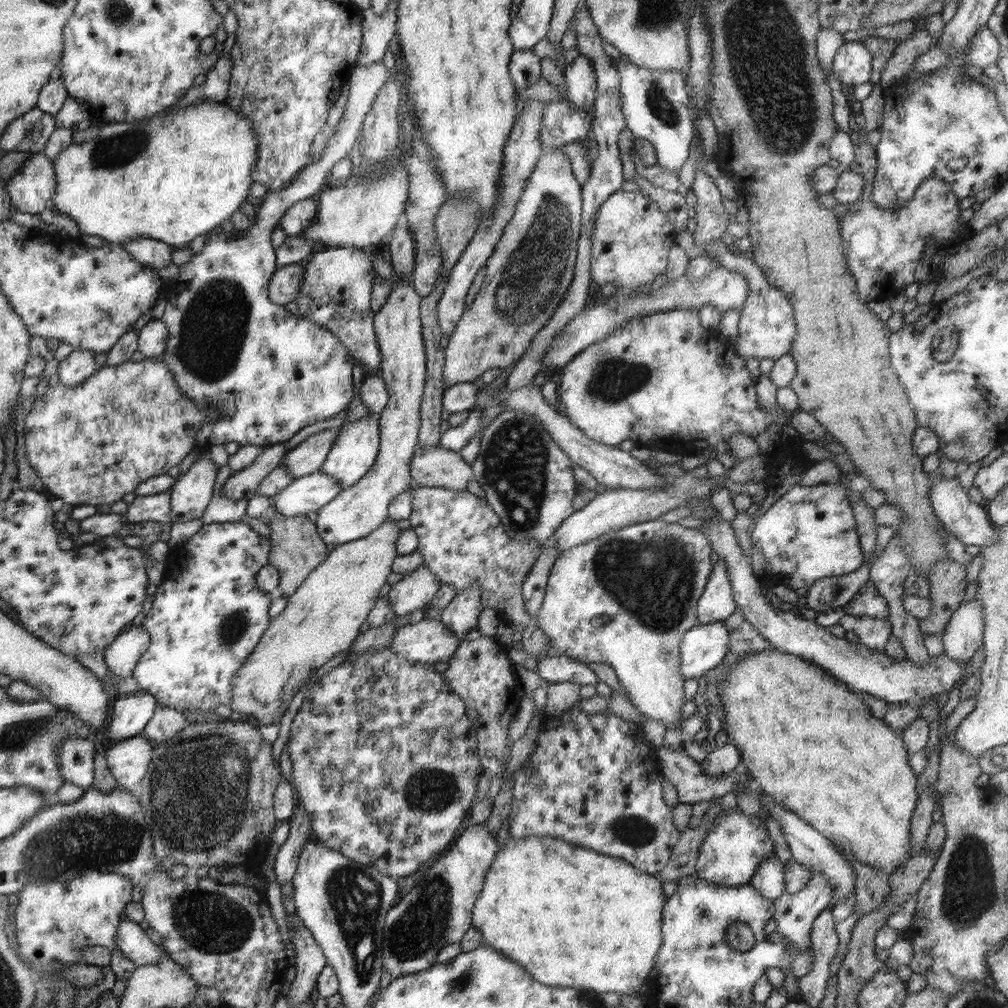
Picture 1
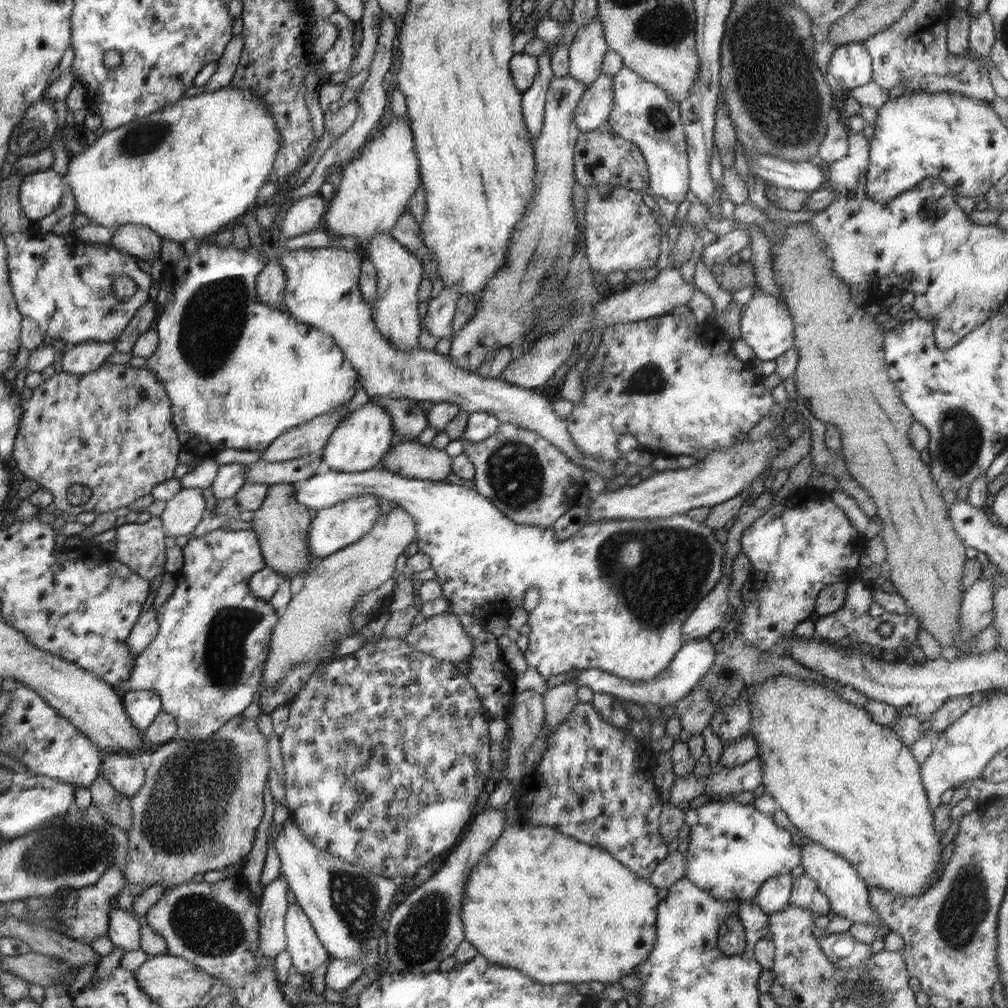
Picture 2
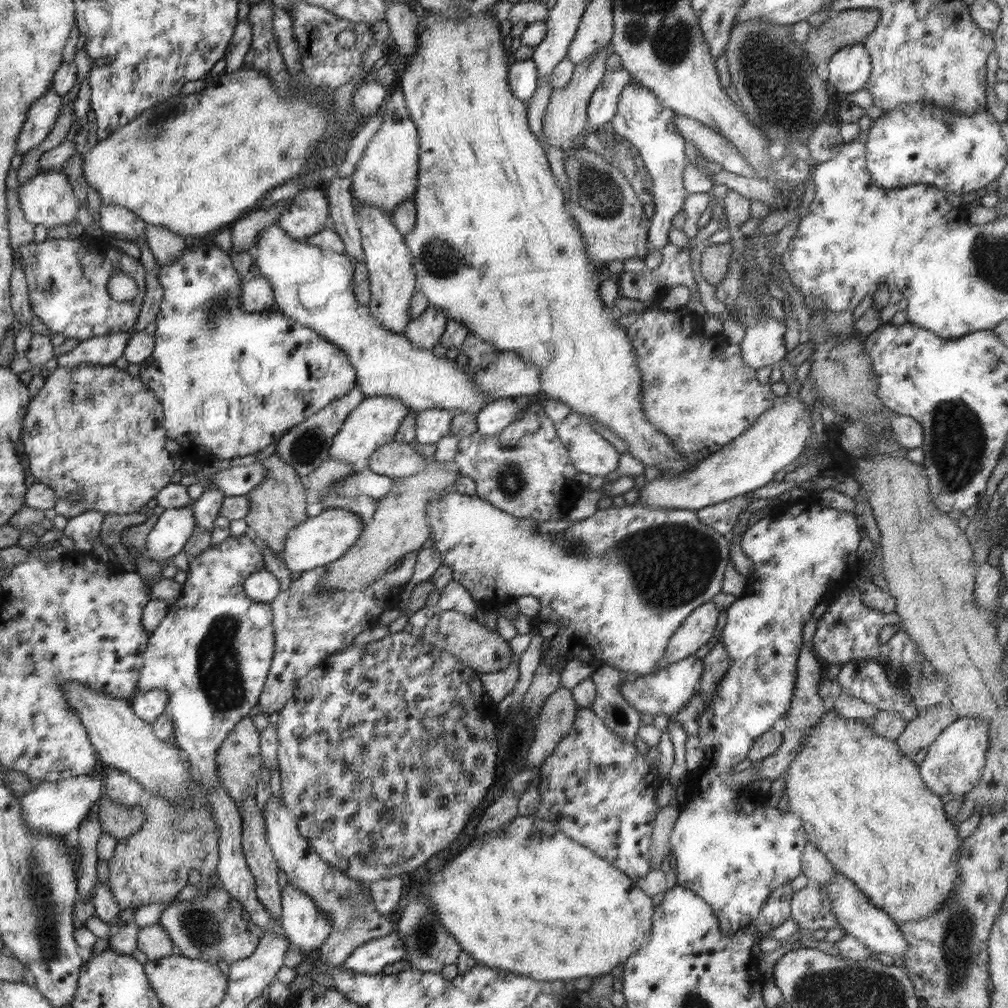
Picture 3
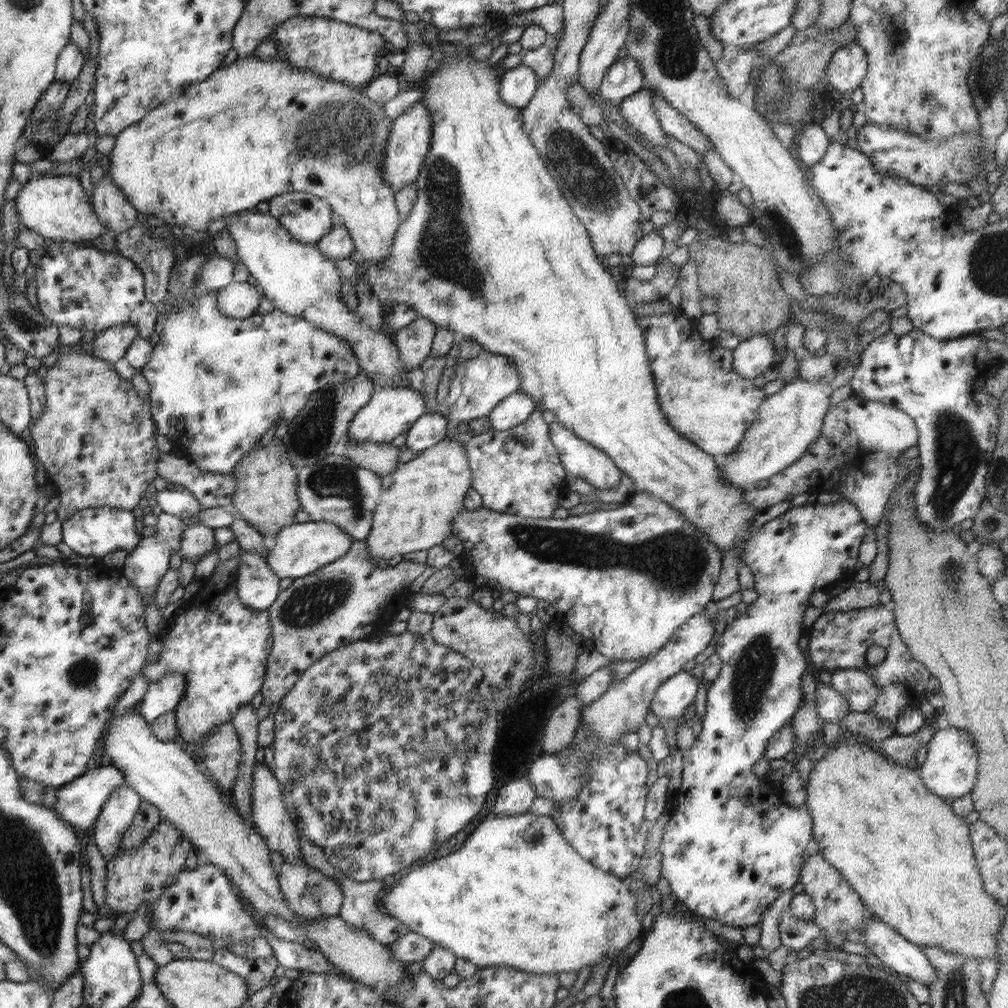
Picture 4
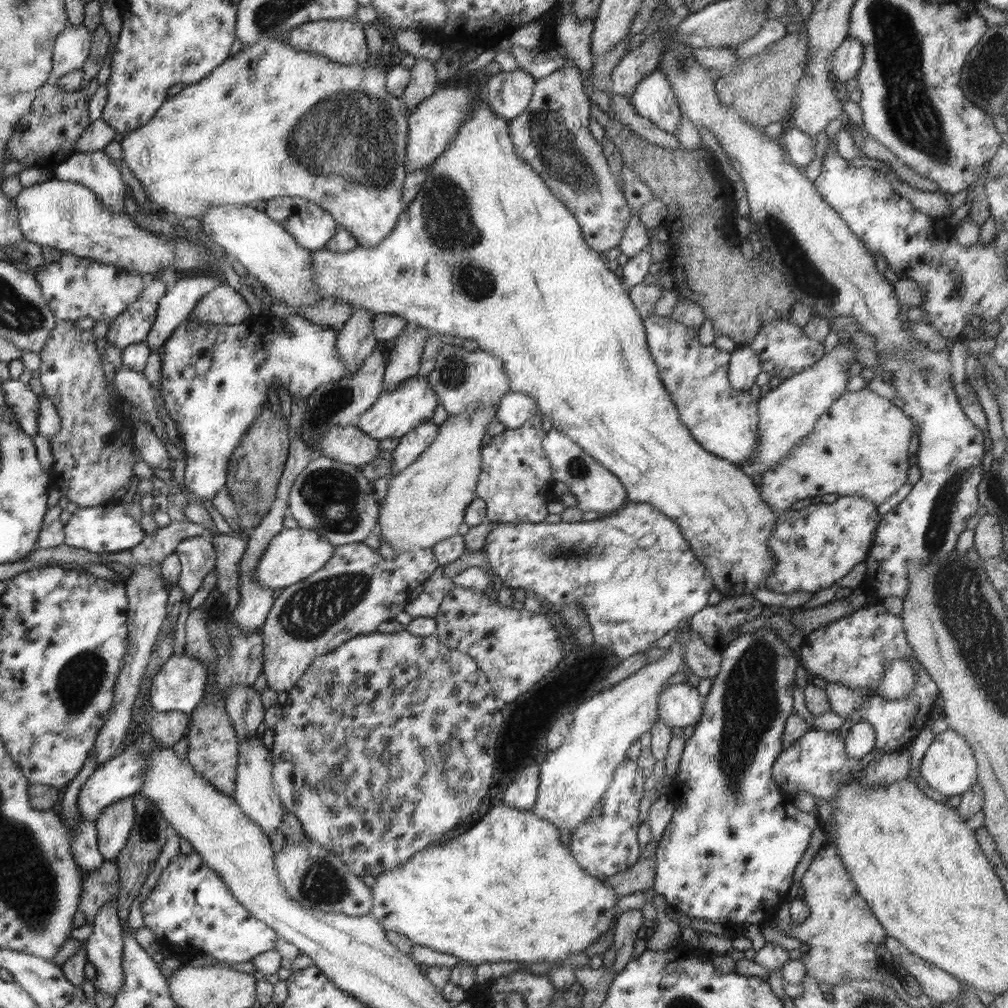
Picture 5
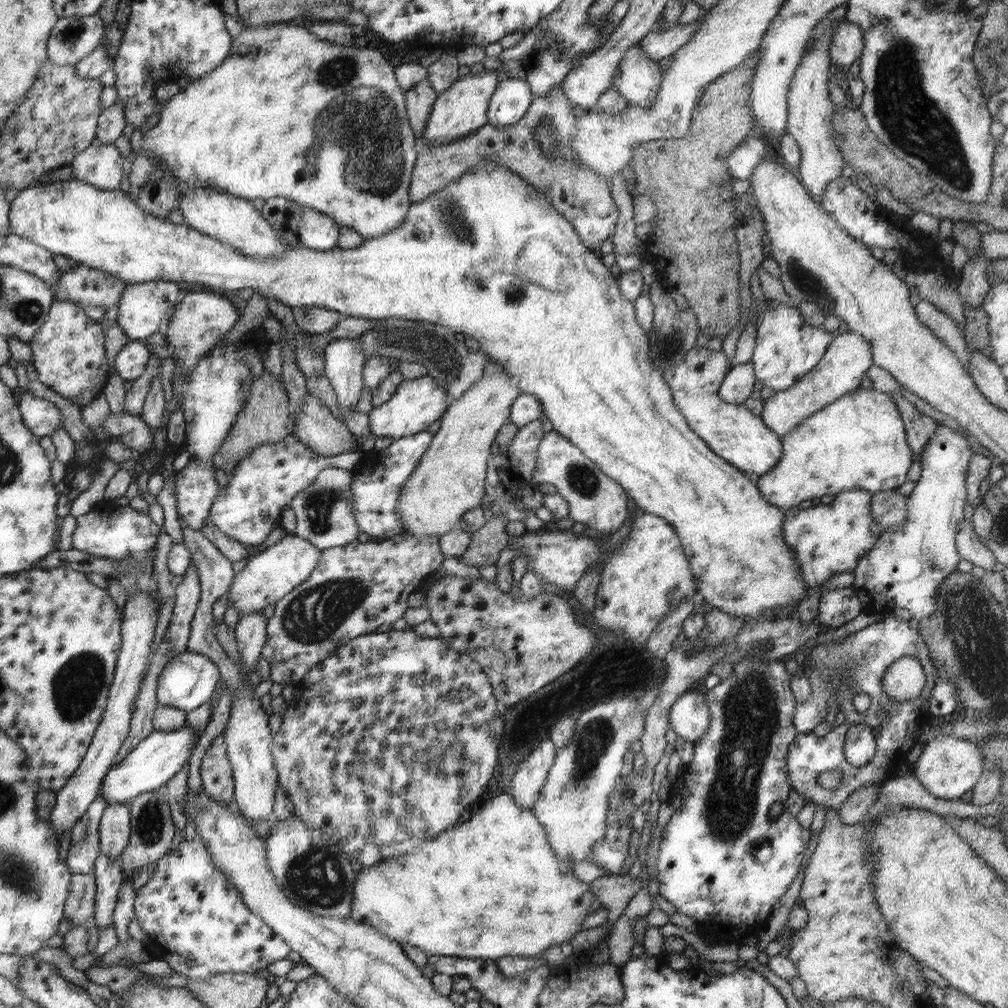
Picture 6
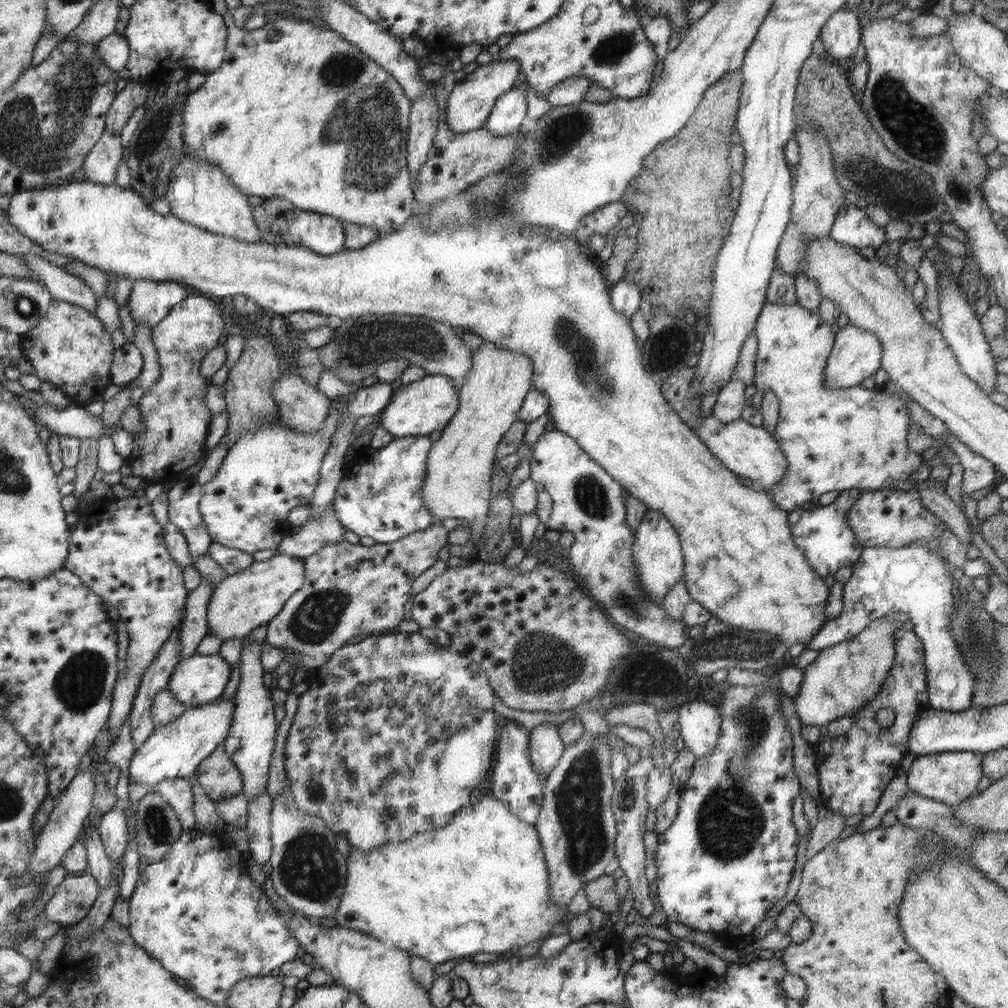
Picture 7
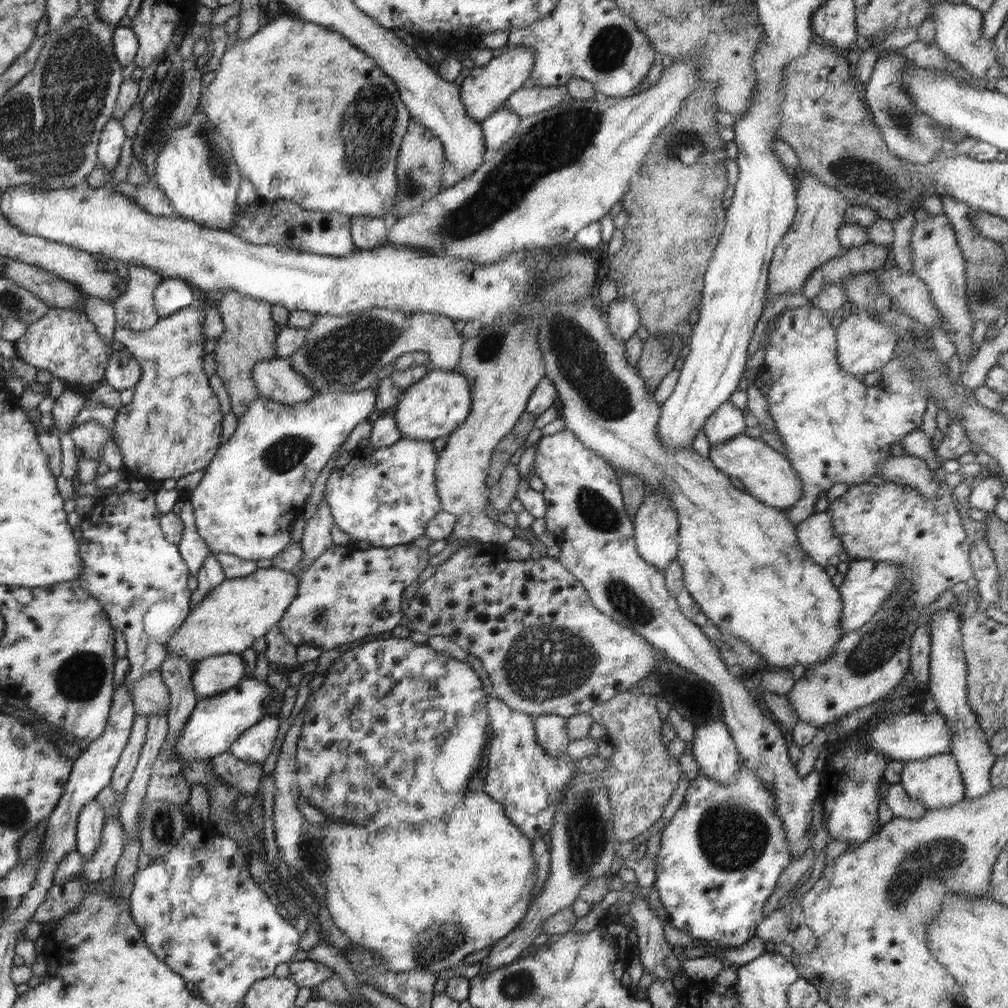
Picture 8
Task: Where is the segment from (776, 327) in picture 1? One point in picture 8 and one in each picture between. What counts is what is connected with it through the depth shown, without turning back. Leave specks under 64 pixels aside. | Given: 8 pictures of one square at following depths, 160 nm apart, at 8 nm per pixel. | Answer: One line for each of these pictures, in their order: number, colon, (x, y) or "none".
2: (766, 326)
3: (763, 345)
4: (754, 355)
5: (745, 366)
6: (738, 384)
7: (730, 402)
8: (727, 420)

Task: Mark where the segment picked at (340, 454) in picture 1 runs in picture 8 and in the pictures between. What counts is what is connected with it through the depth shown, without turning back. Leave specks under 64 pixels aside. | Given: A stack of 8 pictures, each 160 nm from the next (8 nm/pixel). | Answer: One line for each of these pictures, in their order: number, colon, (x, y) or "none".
2: (361, 439)
3: (374, 422)
4: (390, 411)
5: (396, 412)
6: (418, 402)
7: (418, 409)
8: (440, 402)

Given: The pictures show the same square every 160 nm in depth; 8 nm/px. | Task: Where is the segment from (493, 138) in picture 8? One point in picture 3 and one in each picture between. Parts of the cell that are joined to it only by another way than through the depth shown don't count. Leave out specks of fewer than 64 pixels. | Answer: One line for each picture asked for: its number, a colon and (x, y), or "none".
3: (523, 78)
4: (518, 85)
5: (509, 93)
6: (509, 102)
7: (509, 111)

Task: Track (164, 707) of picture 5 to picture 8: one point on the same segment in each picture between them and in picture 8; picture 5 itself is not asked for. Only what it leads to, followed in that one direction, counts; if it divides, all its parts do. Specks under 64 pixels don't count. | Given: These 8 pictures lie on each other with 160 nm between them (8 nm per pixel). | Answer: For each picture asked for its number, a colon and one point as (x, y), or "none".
6: (188, 681)
7: (199, 679)
8: (214, 675)

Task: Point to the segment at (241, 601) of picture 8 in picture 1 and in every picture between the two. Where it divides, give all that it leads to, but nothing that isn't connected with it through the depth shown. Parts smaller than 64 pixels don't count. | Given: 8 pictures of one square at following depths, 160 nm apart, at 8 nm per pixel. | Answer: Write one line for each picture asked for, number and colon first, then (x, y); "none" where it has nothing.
1: (355, 512)
2: (335, 528)
3: (319, 541)
4: (298, 550)
5: (295, 553)
6: (269, 576)
7: (243, 601)

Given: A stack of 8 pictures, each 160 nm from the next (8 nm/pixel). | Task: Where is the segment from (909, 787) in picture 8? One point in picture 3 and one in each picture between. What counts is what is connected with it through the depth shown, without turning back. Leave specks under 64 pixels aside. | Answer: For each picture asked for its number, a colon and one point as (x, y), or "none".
3: (954, 763)
4: (950, 770)
5: (949, 766)
6: (948, 767)
7: (949, 777)

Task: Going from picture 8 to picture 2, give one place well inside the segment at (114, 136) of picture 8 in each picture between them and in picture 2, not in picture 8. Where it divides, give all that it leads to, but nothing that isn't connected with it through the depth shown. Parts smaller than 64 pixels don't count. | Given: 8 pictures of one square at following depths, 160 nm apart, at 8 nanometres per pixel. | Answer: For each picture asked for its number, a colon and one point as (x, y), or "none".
2: (139, 241)
3: (114, 219)
4: (114, 210)
5: (95, 170)
6: (100, 164)
7: (100, 165)

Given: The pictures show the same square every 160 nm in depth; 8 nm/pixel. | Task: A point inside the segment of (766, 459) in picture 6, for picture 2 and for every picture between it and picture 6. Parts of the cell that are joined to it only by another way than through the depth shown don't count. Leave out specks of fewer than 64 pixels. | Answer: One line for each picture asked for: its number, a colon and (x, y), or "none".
2: (677, 386)
3: (697, 390)
4: (702, 397)
5: (723, 420)

